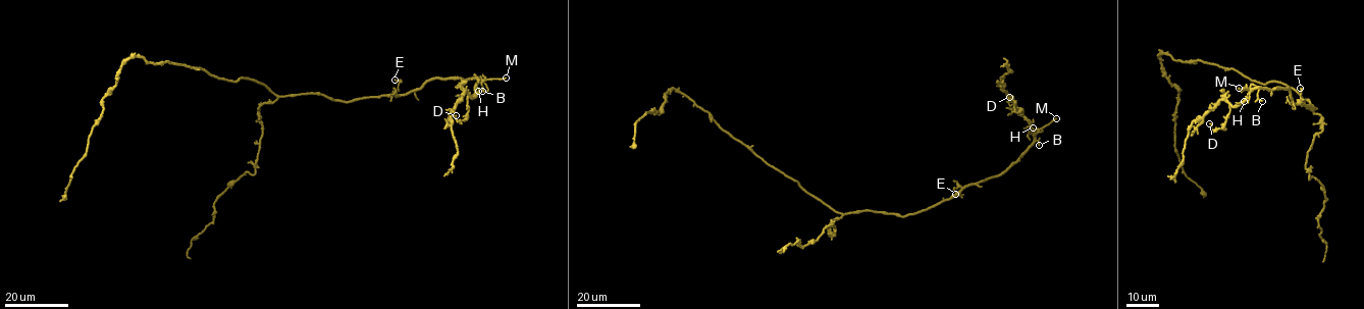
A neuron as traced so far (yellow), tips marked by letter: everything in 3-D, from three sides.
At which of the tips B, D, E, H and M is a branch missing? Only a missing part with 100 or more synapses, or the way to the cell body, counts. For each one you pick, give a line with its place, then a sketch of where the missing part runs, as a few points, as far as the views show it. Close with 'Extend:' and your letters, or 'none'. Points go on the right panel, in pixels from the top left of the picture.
M: Place: (1239, 88). Course of what is missing: (1239, 88), (1229, 83), (1221, 84), (1258, 103), (1257, 112)
Extend: M

